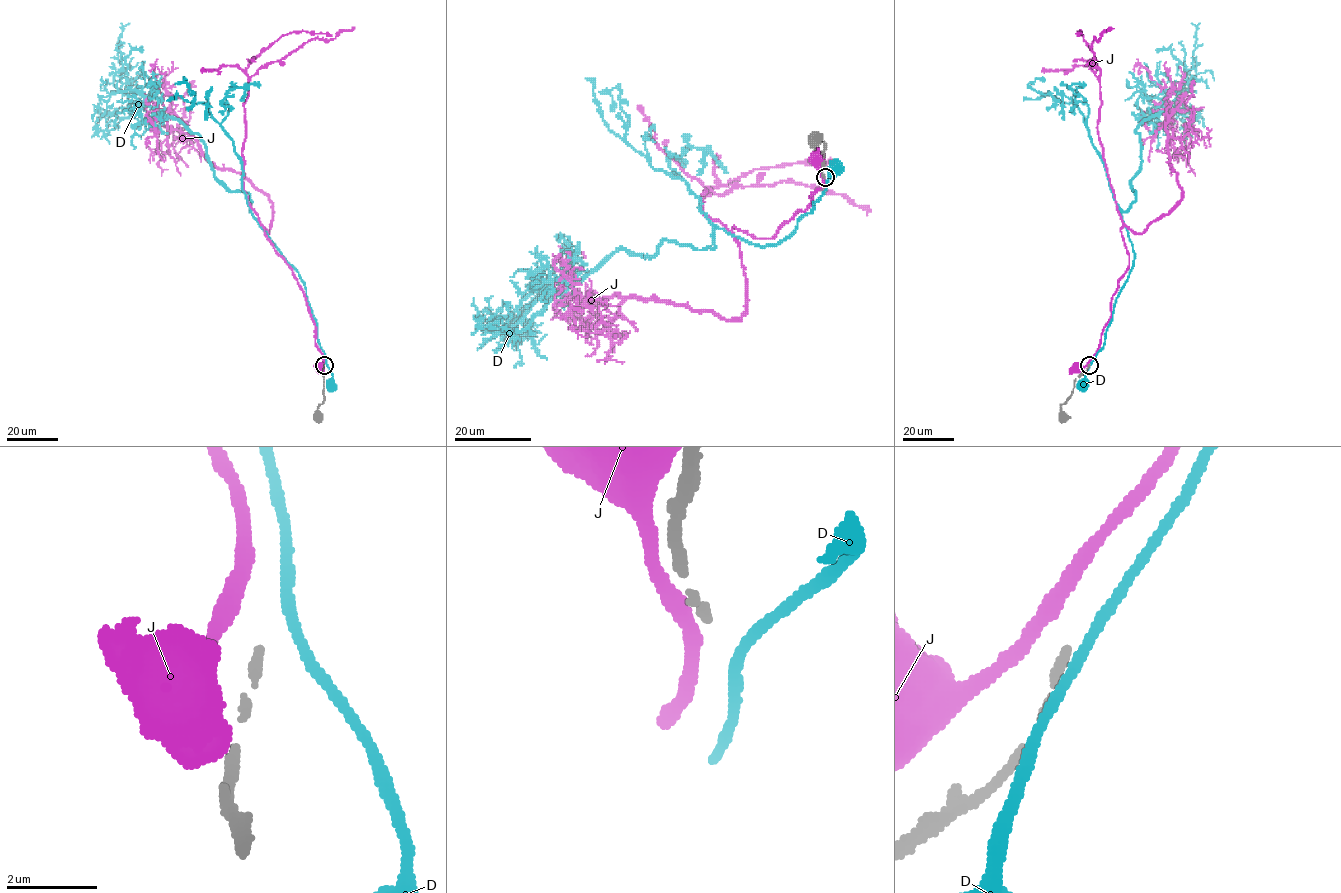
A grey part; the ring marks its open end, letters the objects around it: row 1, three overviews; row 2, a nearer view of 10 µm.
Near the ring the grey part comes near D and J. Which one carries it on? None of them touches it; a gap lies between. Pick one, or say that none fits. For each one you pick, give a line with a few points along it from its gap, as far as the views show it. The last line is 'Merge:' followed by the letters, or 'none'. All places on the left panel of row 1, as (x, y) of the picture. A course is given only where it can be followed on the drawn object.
Merge: none

